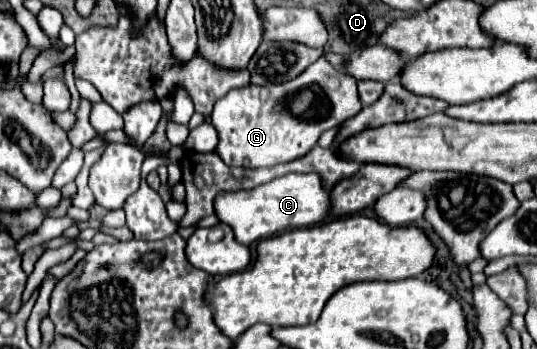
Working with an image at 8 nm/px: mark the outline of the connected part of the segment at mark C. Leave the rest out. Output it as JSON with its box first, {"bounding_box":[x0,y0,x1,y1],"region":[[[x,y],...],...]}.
{"bounding_box":[214,174,330,246],"region":[[[286,174],[252,190],[222,192],[214,198],[214,214],[234,230],[236,242],[246,246],[270,238],[282,230],[304,228],[322,222],[330,208],[330,192],[322,188],[318,174]]]}

